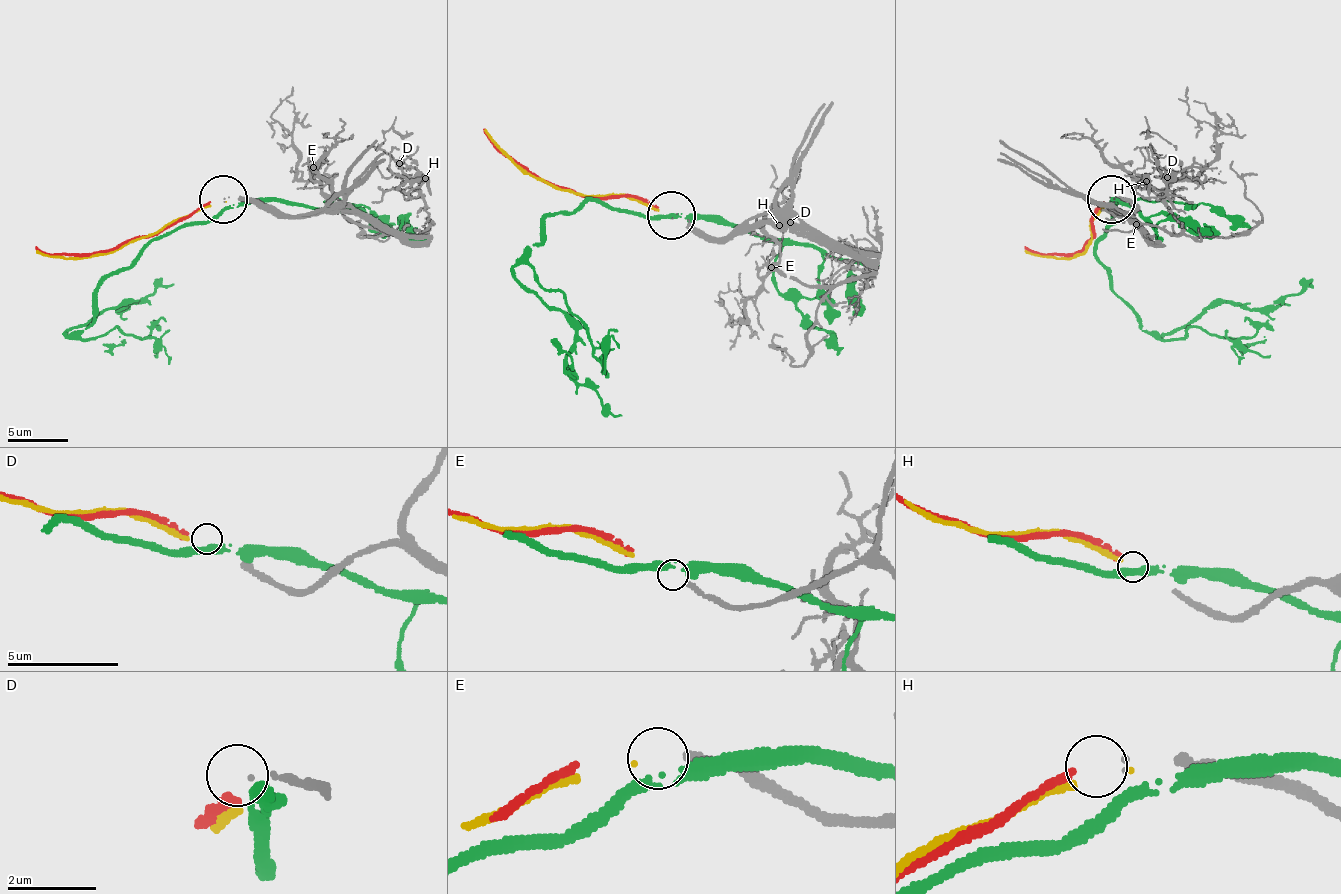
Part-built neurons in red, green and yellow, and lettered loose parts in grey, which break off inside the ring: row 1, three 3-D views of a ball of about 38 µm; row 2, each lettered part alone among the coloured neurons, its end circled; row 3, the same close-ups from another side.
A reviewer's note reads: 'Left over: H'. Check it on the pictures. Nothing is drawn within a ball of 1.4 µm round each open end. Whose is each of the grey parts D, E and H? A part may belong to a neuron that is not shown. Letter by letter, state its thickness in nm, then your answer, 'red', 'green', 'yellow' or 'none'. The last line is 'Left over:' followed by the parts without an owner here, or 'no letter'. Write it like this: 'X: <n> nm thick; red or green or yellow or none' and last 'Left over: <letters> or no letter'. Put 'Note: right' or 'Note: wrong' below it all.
D: 30 nm thick; none
E: 180 nm thick; yellow
H: 50 nm thick; red
Left over: D
Note: wrong

